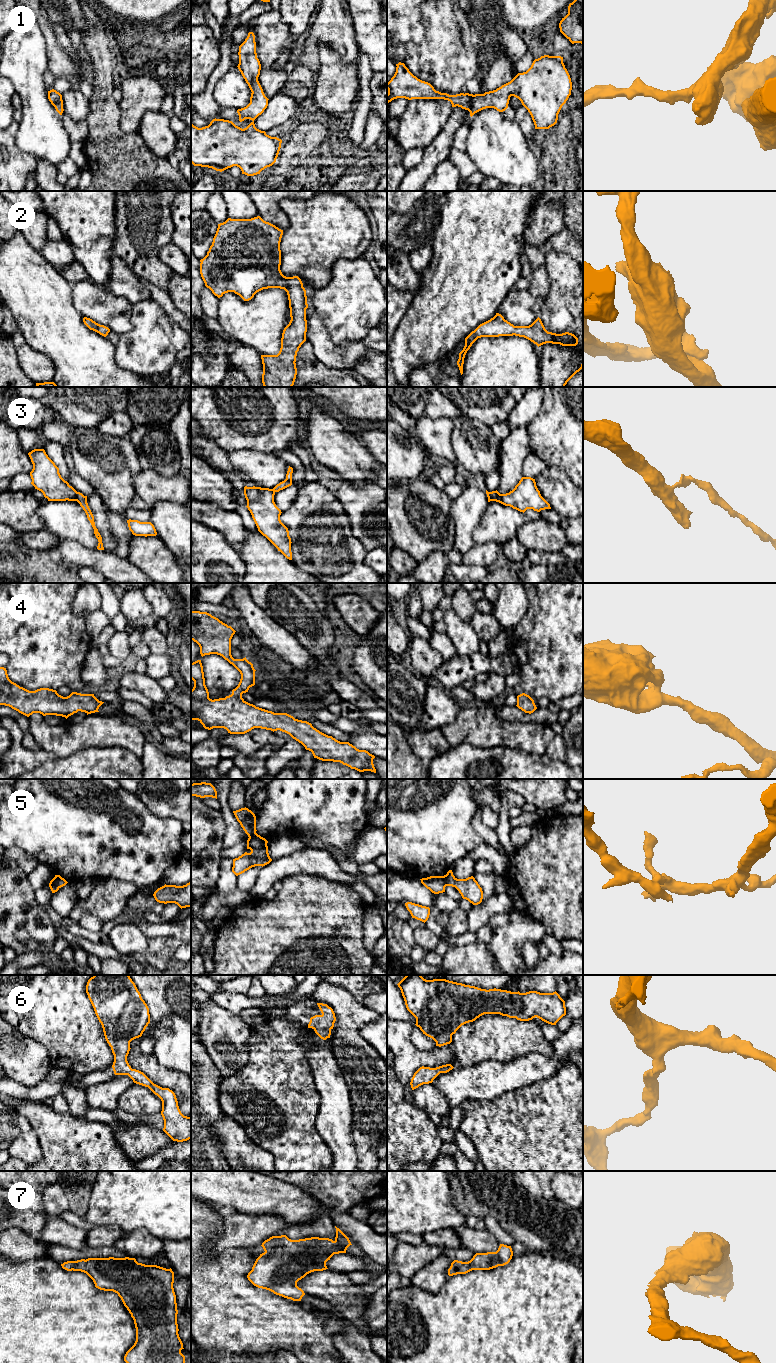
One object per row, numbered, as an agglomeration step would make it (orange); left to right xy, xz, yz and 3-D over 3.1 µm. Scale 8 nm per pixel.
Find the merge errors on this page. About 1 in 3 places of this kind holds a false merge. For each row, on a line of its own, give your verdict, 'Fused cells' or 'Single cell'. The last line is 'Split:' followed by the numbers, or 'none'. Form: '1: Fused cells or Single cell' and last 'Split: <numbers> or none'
1: Single cell
2: Single cell
3: Fused cells
4: Single cell
5: Fused cells
6: Single cell
7: Single cell
Split: 3, 5

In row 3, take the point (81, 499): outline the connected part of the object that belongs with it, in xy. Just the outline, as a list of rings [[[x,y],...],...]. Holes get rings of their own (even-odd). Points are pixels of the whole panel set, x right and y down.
[[[77,492],[77,499],[76,501],[80,504],[80,506],[83,508],[83,510],[85,511],[86,515],[87,515],[87,518],[88,520],[90,521],[93,529],[94,529],[94,534],[96,536],[96,538],[98,539],[98,546],[97,546],[97,549],[98,550],[104,550],[104,547],[103,547],[103,543],[102,543],[102,537],[100,535],[100,533],[98,532],[98,529],[96,528],[95,526],[95,522],[94,522],[94,516],[88,506],[88,503],[87,503],[87,496],[84,496],[82,493],[80,492]]]

